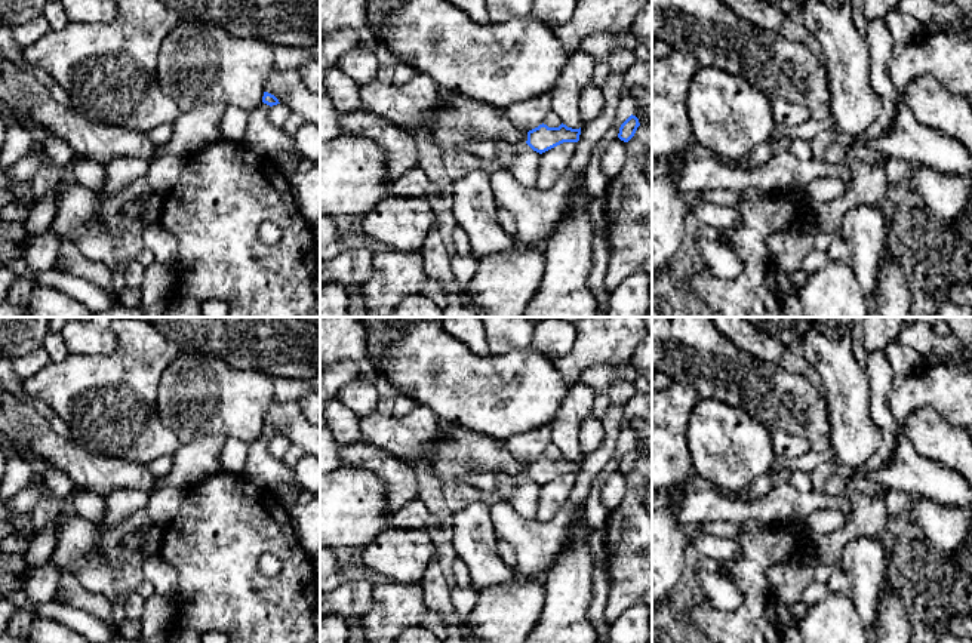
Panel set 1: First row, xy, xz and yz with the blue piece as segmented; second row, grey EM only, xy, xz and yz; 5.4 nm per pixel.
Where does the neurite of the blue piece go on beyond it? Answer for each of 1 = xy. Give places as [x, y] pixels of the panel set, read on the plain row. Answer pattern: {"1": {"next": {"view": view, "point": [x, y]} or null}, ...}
{"1": {"next": null}}

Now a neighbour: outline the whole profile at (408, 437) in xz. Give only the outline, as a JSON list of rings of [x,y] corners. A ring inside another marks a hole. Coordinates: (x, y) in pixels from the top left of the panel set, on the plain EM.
[[[419,404],[400,418],[373,412],[360,418],[359,425],[363,443],[406,461],[425,458],[430,443],[447,430],[428,407]]]

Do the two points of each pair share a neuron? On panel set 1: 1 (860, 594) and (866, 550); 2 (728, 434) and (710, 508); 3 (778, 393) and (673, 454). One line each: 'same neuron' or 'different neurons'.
1: same neuron
2: different neurons
3: different neurons

